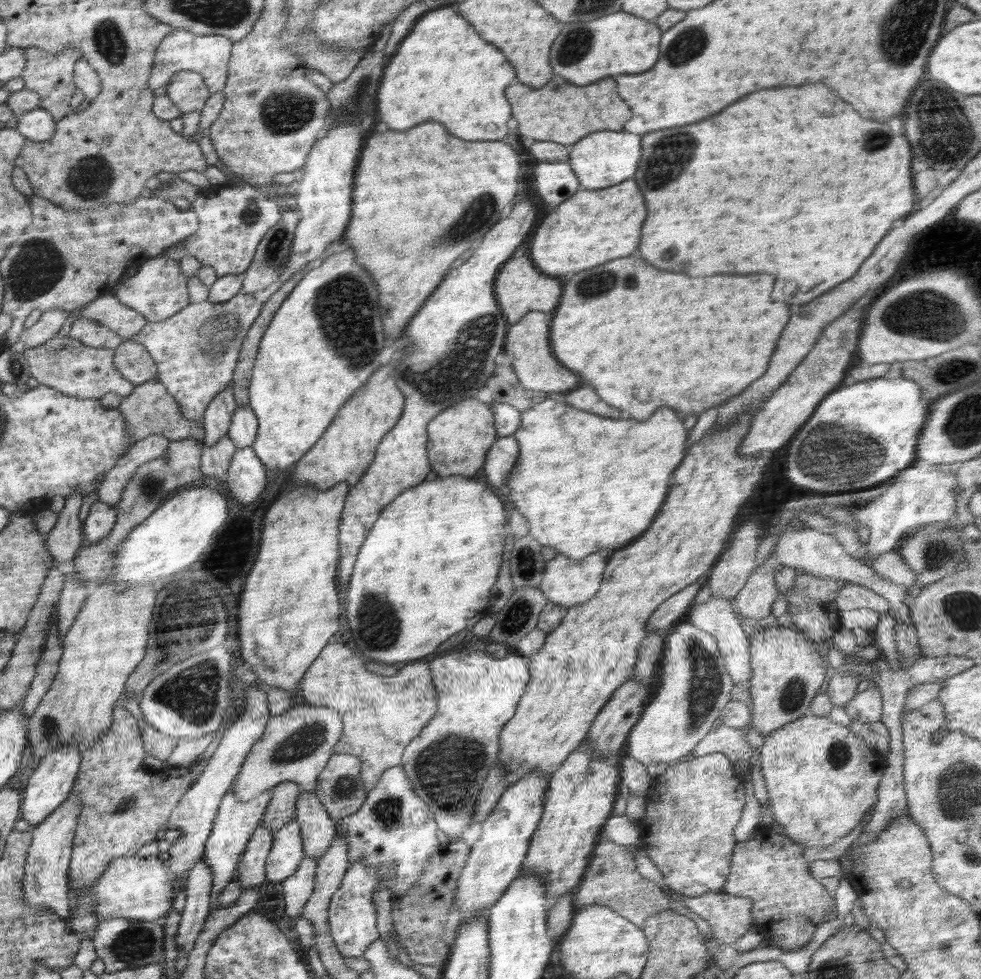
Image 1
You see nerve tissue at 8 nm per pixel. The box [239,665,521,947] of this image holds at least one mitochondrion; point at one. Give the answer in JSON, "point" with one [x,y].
{"point":[448,770]}

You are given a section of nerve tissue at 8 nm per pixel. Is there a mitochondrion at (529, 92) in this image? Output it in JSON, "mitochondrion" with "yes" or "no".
{"mitochondrion":"no"}

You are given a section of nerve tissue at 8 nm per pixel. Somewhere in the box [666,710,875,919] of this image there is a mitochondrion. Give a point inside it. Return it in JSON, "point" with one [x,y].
{"point":[838,754]}

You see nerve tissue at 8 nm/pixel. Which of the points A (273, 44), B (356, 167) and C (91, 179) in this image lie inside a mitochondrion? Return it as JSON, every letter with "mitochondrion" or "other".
{"A":"other","B":"other","C":"mitochondrion"}

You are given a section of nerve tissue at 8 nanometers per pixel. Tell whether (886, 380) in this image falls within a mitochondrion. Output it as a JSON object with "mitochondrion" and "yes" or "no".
{"mitochondrion":"no"}

